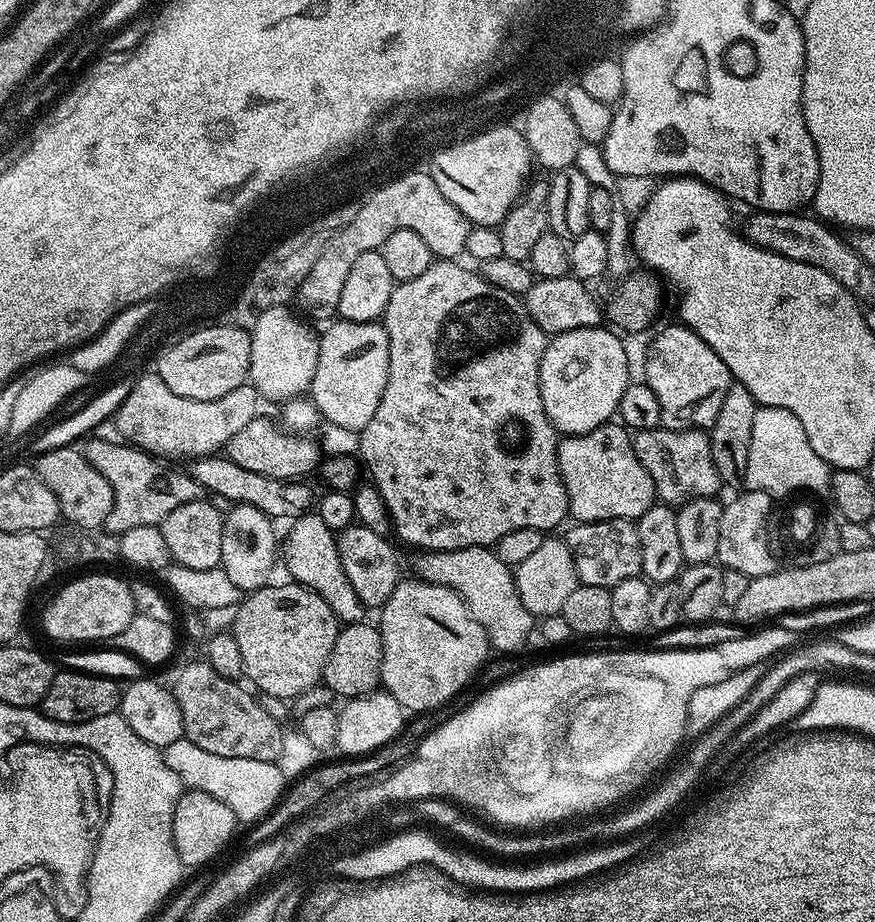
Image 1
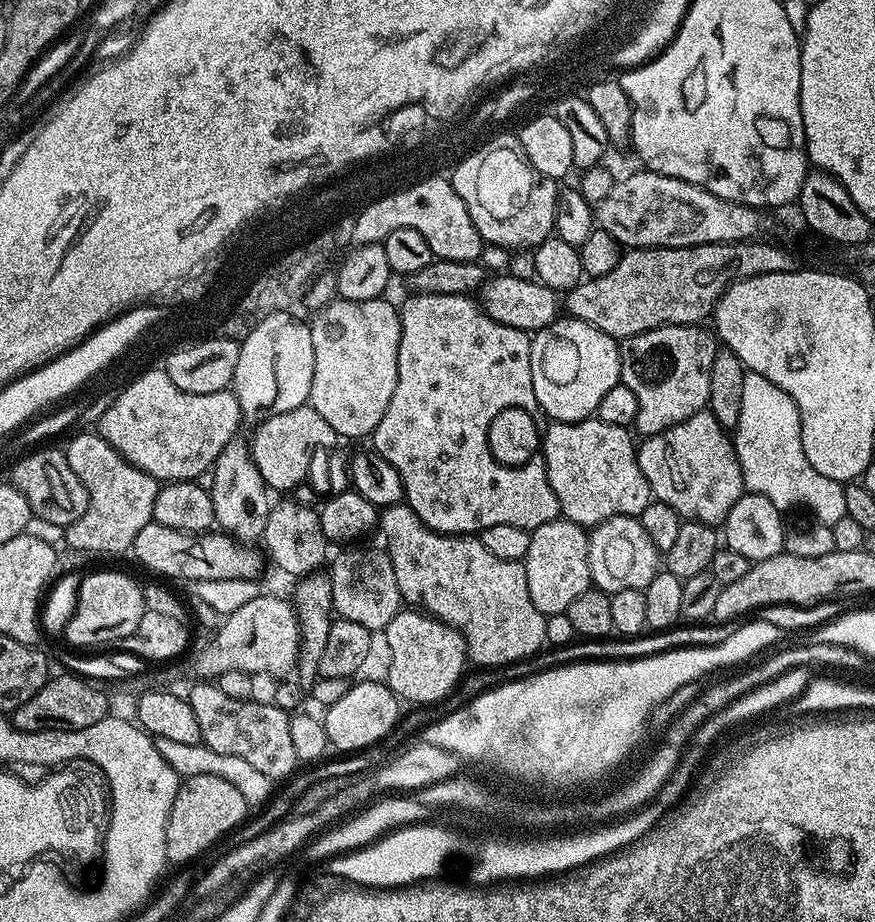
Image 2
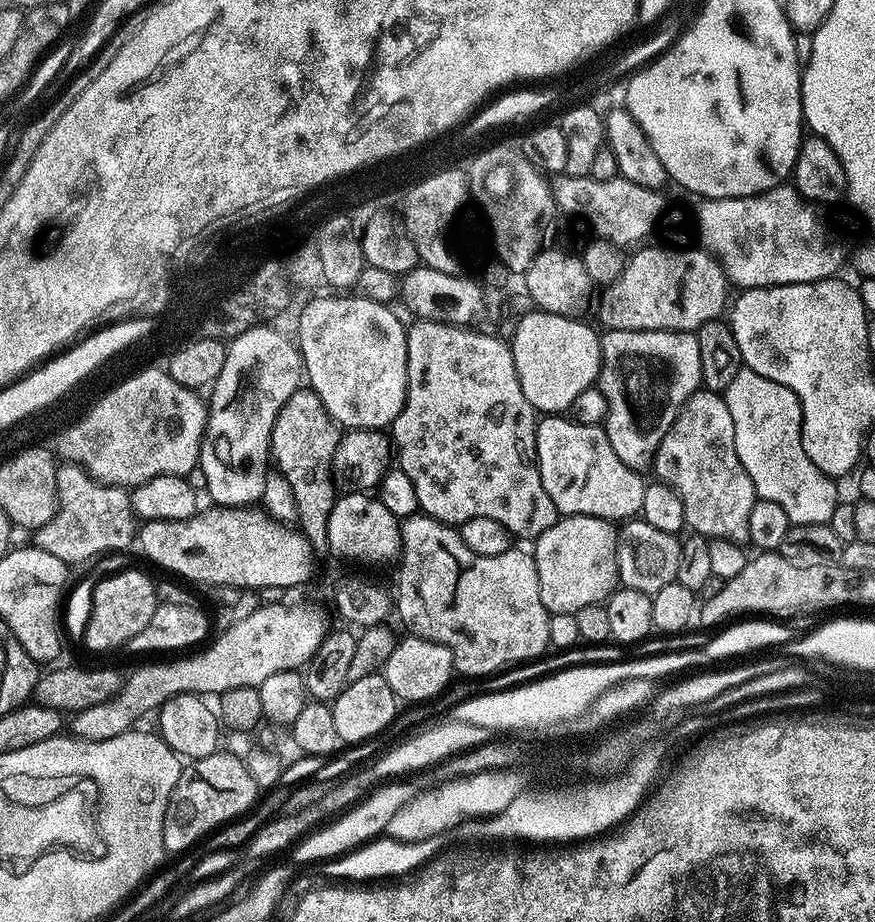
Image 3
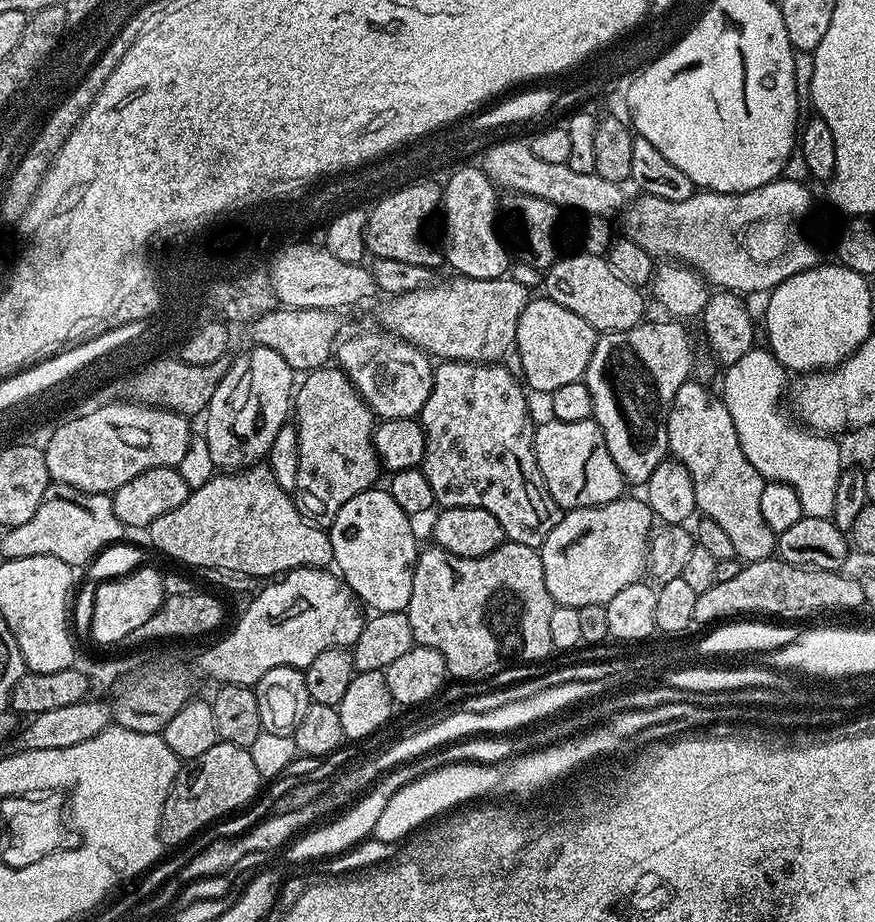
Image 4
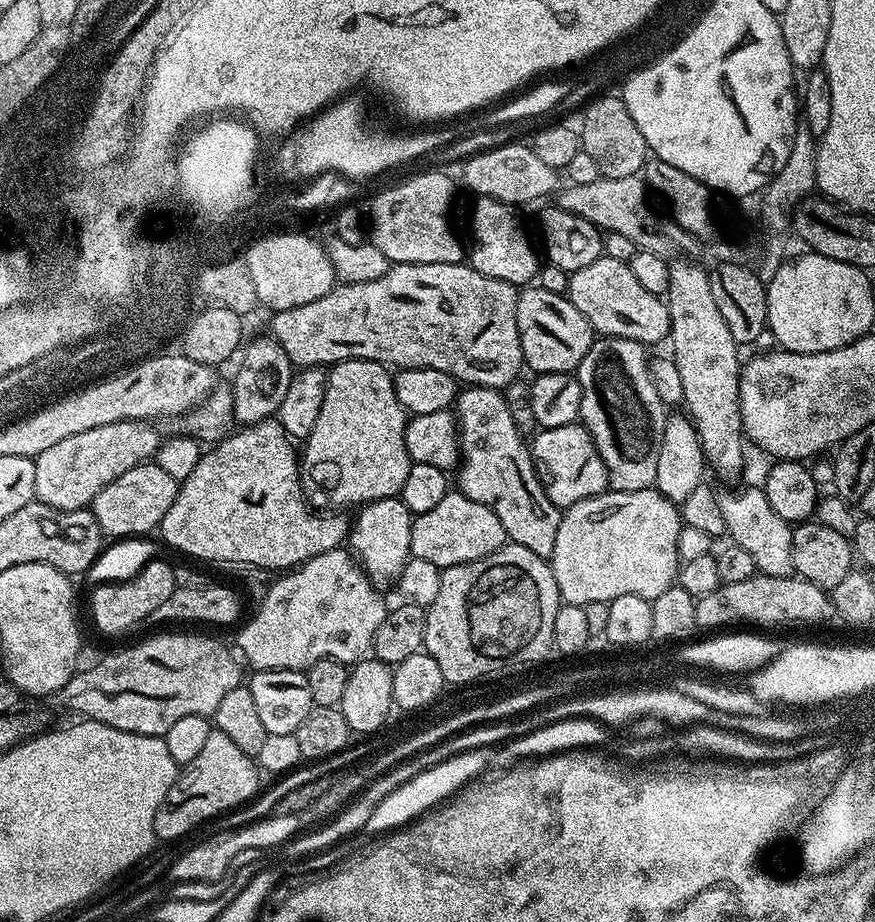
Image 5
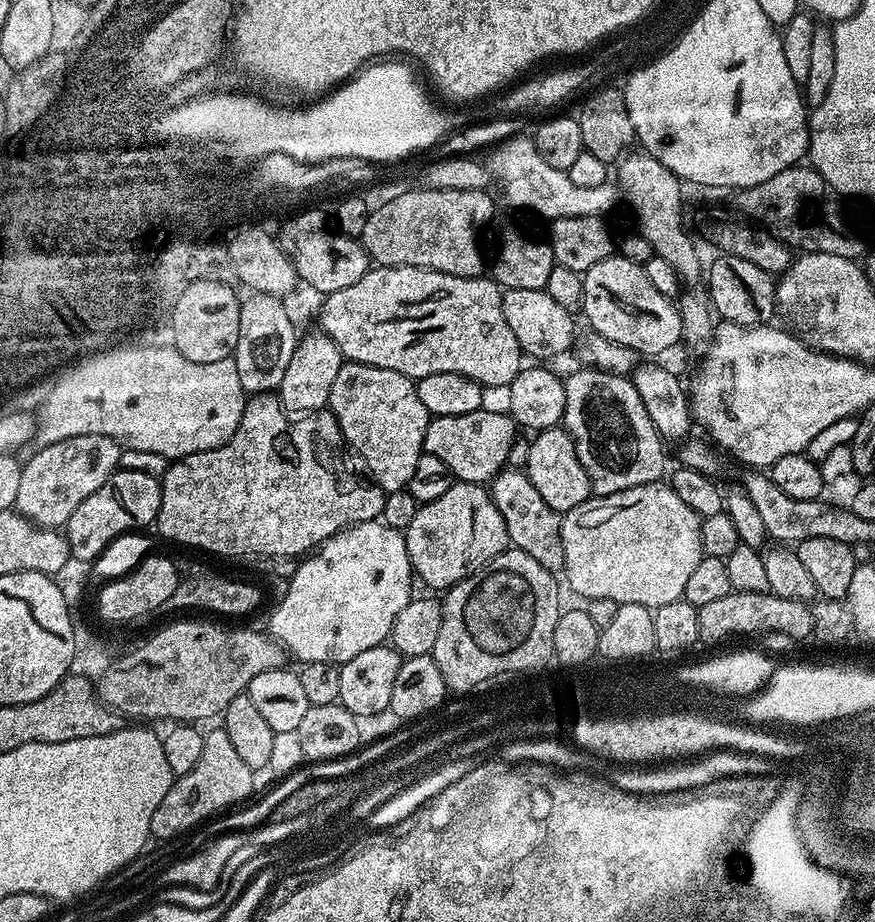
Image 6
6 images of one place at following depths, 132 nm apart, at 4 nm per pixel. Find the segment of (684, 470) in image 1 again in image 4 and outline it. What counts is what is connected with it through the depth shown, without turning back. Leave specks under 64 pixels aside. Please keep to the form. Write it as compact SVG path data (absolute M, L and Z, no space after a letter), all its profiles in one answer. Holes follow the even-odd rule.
M689 378L685 384L678 386L678 394L674 394L672 409L668 411L668 452L682 462L686 470L690 470L699 515L705 520L718 522L741 561L753 564L769 559L776 552L777 533L772 532L770 526L766 526L766 518L762 518L762 490L766 481L743 454L738 431L734 430L734 421L721 397L715 391L712 393L706 385L699 384L696 378Z

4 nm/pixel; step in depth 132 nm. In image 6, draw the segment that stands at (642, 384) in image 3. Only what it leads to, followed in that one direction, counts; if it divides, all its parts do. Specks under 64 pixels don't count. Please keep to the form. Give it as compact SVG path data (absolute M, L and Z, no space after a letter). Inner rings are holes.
M577 367L577 372L563 377L566 390L566 408L562 427L574 438L574 450L578 450L578 462L582 462L582 470L590 478L590 486L596 496L618 494L622 490L630 490L634 486L654 484L661 479L664 472L665 441L654 426L650 414L646 414L646 406L638 396L628 376L619 376L603 372L597 368Z

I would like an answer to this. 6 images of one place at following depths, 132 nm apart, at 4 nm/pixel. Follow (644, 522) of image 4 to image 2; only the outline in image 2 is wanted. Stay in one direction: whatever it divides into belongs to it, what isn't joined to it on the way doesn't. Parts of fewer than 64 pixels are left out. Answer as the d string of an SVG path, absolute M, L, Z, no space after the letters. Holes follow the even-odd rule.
M563 518L546 522L531 529L530 550L522 561L526 570L526 586L530 586L530 602L538 606L544 617L567 613L570 602L578 594L589 591L592 584L590 562L587 561L589 533L585 525Z

